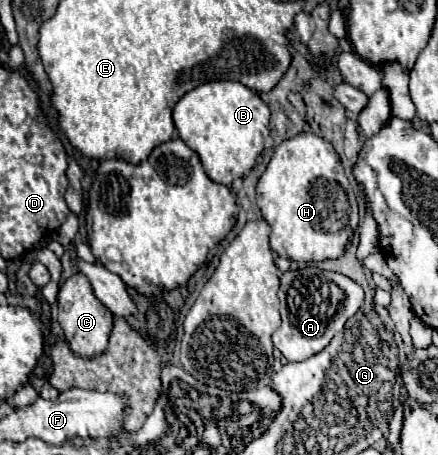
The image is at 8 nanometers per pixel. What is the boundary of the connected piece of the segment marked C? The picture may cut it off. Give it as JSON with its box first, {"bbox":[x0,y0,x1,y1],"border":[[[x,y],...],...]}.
{"bbox":[59,274,113,358],"border":[[[73,274],[61,288],[59,288],[59,324],[65,332],[65,340],[73,354],[81,358],[95,358],[97,354],[105,352],[109,342],[109,334],[113,328],[113,314],[107,306],[103,306],[91,292],[91,286],[83,274]]]}

